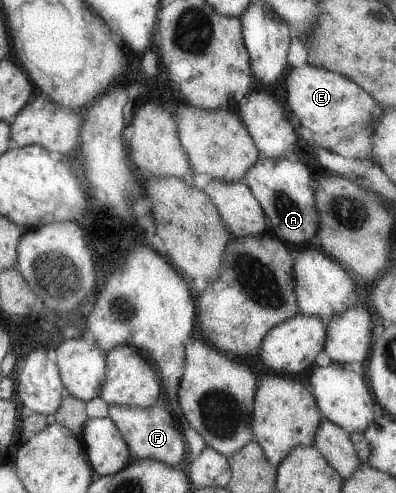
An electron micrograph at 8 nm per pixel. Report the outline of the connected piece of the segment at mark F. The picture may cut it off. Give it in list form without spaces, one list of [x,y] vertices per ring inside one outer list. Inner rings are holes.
[[[109,406],[109,418],[119,429],[129,454],[134,460],[158,460],[173,468],[180,468],[186,460],[186,445],[173,415],[159,406],[148,409]]]

